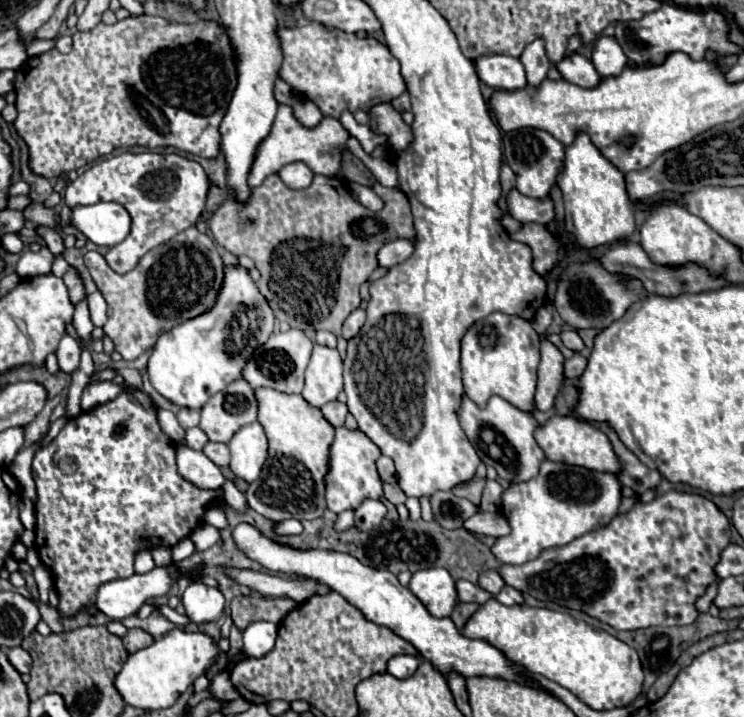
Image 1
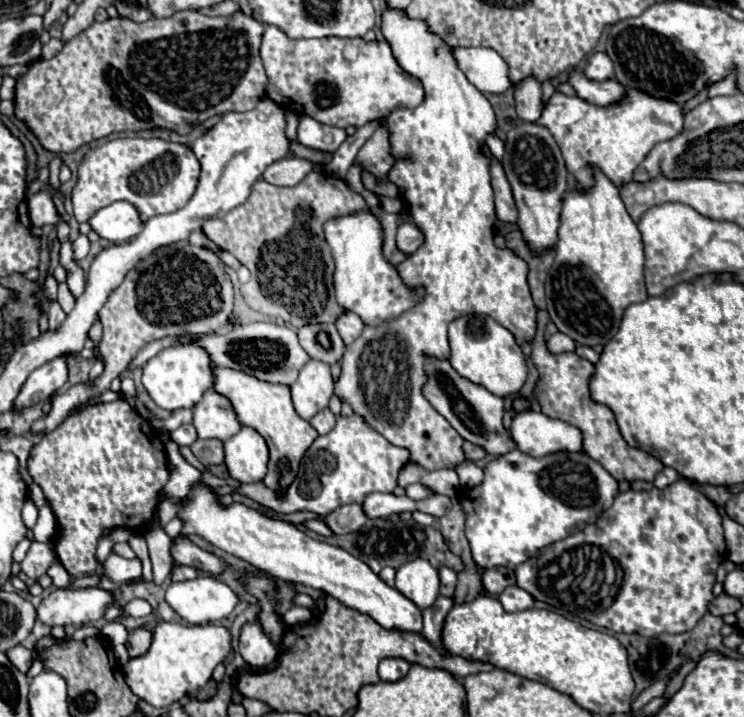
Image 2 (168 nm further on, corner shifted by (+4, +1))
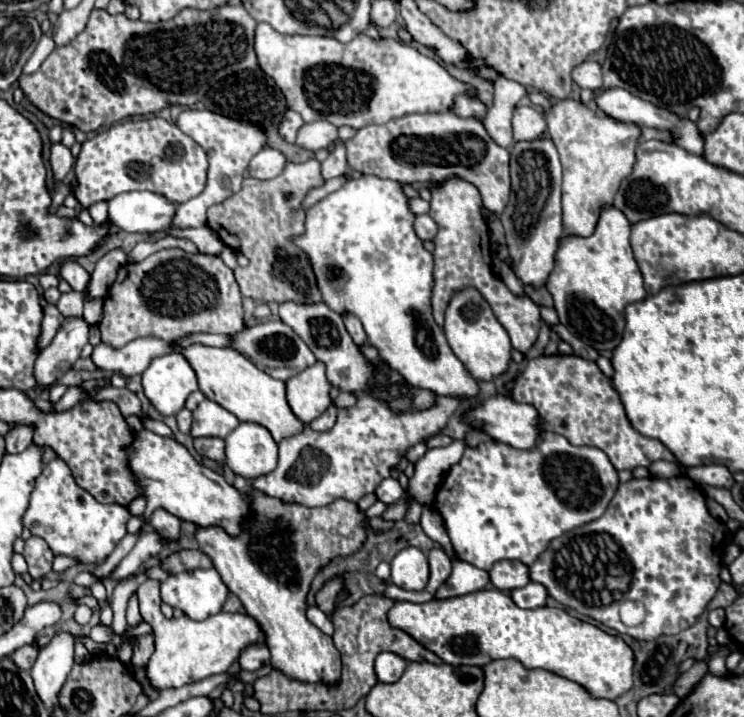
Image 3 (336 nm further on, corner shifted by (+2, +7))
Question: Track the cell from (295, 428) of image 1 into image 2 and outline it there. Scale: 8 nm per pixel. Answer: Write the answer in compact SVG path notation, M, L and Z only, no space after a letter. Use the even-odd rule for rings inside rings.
M210 363L210 367L212 367L212 377L214 377L212 389L216 393L224 395L232 403L236 417L242 425L256 429L266 439L268 449L270 449L270 463L268 463L268 475L264 477L264 485L282 493L284 487L288 487L288 483L292 483L296 479L298 465L300 465L304 451L318 437L316 431L312 431L312 425L308 421L300 419L300 415L294 411L294 405L290 399L290 389L286 385L266 383L252 375L246 375L244 371L220 367L216 363Z

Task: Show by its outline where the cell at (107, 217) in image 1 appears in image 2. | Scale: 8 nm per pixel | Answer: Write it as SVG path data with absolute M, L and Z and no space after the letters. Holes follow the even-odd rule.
M114 201L108 207L102 207L88 223L102 239L116 245L130 241L144 229L138 209L128 201Z

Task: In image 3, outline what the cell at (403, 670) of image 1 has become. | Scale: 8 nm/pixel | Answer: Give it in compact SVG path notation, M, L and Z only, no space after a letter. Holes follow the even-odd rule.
M380 653L376 657L376 677L382 683L394 683L402 677L406 669L406 659L396 653Z

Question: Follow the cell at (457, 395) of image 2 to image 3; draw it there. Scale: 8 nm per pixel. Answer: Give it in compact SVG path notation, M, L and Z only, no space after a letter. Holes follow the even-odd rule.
M362 175L362 177L356 177L356 179L350 179L344 187L340 187L338 191L330 193L328 197L324 197L322 201L318 201L316 205L312 205L308 211L306 211L306 233L302 237L294 237L294 243L304 249L312 261L312 267L314 267L314 273L318 277L318 287L322 291L322 297L324 297L324 303L334 309L336 313L342 313L342 311L348 311L348 313L354 313L362 325L364 325L364 331L368 333L368 343L374 345L378 351L380 351L380 357L392 367L396 369L398 373L404 375L404 379L418 387L418 389L430 389L434 395L442 397L442 395L448 395L448 397L456 397L460 401L466 401L466 399L476 399L478 393L480 393L480 387L478 387L478 381L470 375L470 371L462 365L462 361L452 353L452 349L448 347L448 341L444 337L444 331L434 323L432 319L432 307L430 307L430 295L432 295L432 285L434 285L434 279L432 279L432 255L422 247L422 241L418 239L418 235L414 233L414 215L410 213L408 209L408 199L404 197L402 193L402 185L396 183L396 181L390 181L390 179L380 179L380 177L374 177L374 175Z

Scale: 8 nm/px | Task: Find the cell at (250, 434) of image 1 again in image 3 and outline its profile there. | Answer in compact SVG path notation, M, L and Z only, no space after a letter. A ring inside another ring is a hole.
M240 423L226 437L226 465L252 481L270 473L278 461L278 445L258 423Z

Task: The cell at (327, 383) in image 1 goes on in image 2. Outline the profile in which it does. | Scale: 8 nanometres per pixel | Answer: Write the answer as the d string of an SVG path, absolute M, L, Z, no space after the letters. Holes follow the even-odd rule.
M310 359L302 367L296 383L290 387L290 393L296 413L310 421L318 411L328 407L328 401L334 393L330 365Z

